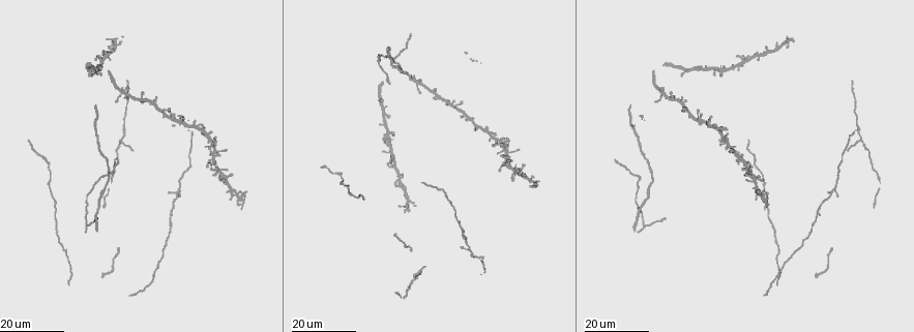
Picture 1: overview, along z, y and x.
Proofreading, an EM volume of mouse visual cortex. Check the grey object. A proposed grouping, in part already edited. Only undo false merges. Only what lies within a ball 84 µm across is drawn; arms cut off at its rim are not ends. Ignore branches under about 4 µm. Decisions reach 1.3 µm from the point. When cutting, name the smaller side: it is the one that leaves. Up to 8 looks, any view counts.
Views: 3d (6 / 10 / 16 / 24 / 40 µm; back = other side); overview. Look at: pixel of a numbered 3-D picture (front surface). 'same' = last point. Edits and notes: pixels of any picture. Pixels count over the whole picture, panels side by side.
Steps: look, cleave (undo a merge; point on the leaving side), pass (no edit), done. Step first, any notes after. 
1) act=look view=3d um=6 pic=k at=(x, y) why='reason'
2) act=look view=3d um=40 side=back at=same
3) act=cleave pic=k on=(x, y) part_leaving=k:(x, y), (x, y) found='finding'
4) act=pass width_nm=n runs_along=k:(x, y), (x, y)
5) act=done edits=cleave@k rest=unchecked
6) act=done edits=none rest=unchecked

act=look view=3d um=24 pic=1 at=(214, 152) why='four or more arms meet'

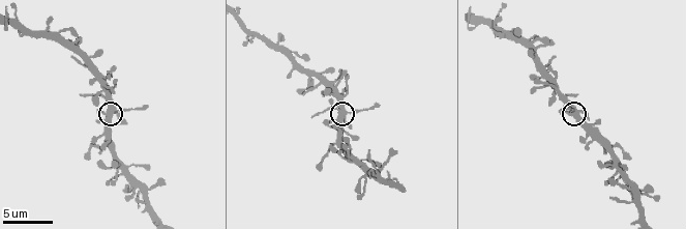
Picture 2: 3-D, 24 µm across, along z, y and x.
act=look view=3d um=10 pic=2 at=(346, 115)

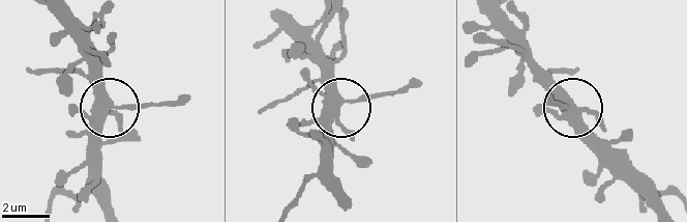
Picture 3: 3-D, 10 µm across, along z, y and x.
act=pass runs_along=3:(53, 10), (75, 40), (99, 100), (112, 106), (175, 106) found='one cell here'

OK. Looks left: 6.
act=look view=3d um=10 pic=2 at=(132, 190) why='thin arm on a thick one'

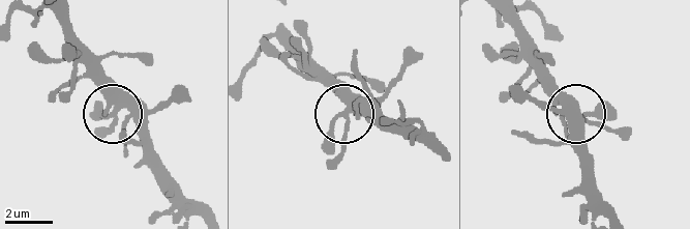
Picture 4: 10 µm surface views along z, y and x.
act=pass arms=4 found='all the same cell'

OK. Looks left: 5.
act=look view=3d um=16 pic=1 at=(688, 109) why='small branch off a trunk'

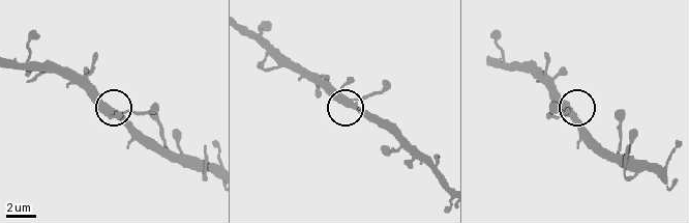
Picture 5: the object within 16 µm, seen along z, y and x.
act=look view=3d um=10 pic=5 at=(353, 105)

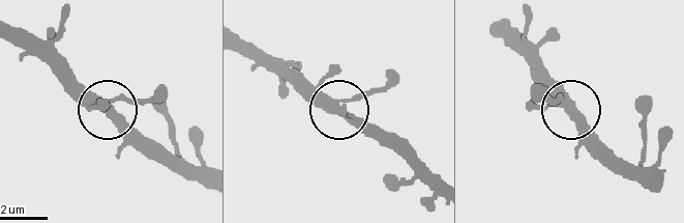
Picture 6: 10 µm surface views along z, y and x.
act=look view=3d um=10 side=back pic=6 at=(341, 106) why='other side'

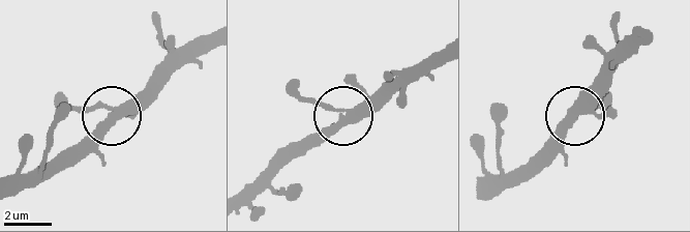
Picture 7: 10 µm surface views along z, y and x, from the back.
act=pass width_nm=340 runs_along=7:(437, 53), (343, 112), (306, 100), (291, 87) found='continuous, no second cell'

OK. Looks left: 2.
act=look view=3d um=24 pic=1 at=(861, 140) why='side arm on a straight run'

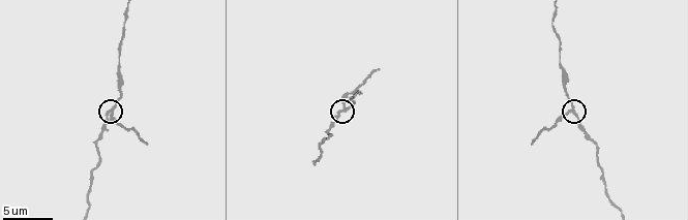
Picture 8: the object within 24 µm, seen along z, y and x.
act=look view=3d um=6 pic=8 at=(111, 112)

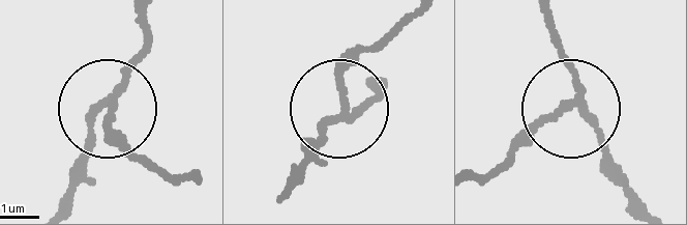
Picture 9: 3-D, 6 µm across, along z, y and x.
act=cleave pic=9 on=(115, 135) width_nm=180 part_leaving=9:(113, 103), (122, 133), (181, 175) found='a second cell is stuck on'

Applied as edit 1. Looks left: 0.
act=done edits=cleave@9 rest=unchecked

